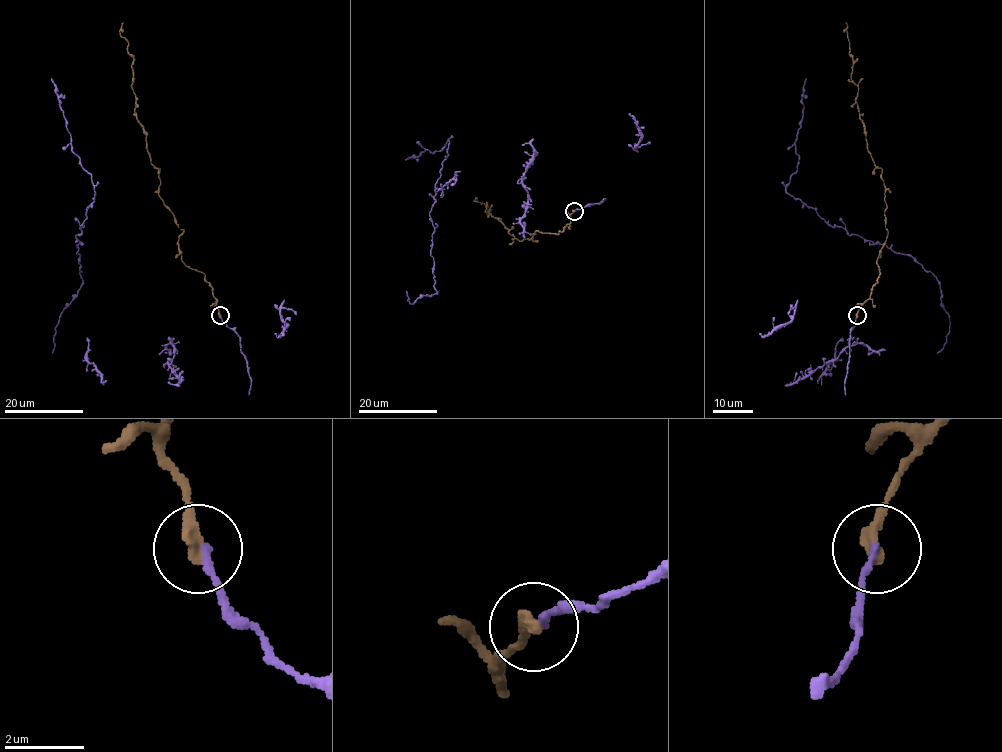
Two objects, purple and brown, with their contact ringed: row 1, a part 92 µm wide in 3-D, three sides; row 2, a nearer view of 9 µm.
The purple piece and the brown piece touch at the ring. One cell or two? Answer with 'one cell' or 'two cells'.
one cell

